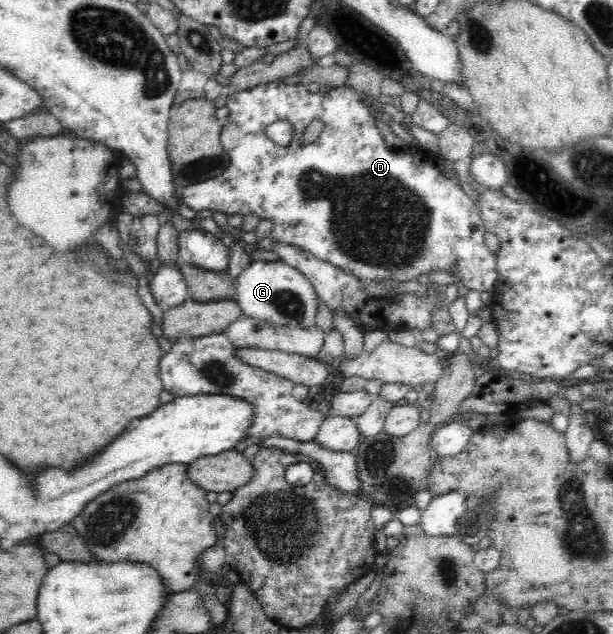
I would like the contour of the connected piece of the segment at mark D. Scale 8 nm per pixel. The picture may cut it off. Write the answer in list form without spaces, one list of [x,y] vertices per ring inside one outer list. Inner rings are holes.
[[[279,80],[259,84],[252,88],[228,95],[226,107],[229,110],[229,115],[227,115],[225,123],[221,127],[220,141],[221,147],[229,156],[229,167],[221,175],[217,175],[217,177],[213,177],[211,180],[180,188],[182,201],[186,205],[187,214],[191,214],[192,212],[199,213],[209,209],[211,212],[219,211],[224,213],[228,218],[234,216],[243,218],[247,217],[247,215],[255,215],[259,219],[271,221],[273,227],[271,234],[273,244],[285,244],[285,246],[299,248],[301,251],[308,252],[322,261],[331,263],[331,265],[357,276],[362,281],[379,281],[379,279],[384,277],[407,281],[415,276],[417,277],[417,275],[425,274],[431,269],[446,269],[451,273],[450,266],[457,263],[456,265],[458,265],[458,271],[462,275],[462,285],[465,290],[477,289],[479,292],[486,291],[491,293],[495,285],[495,279],[497,279],[496,255],[493,255],[487,249],[483,241],[483,234],[486,231],[479,221],[479,212],[475,201],[461,189],[456,181],[447,179],[439,173],[437,167],[434,165],[434,158],[431,154],[424,154],[417,150],[416,147],[404,149],[400,145],[389,144],[383,138],[383,135],[381,135],[377,115],[374,112],[369,112],[363,106],[360,100],[361,96],[362,93],[353,91],[350,87],[346,87],[346,84],[333,88],[331,92],[322,95],[321,92],[309,92],[306,84],[297,82],[287,84],[279,82]],[[317,118],[321,118],[325,124],[323,134],[315,143],[303,145],[303,141],[301,141],[303,132]],[[279,121],[287,121],[291,126],[291,131],[293,131],[291,143],[287,147],[277,145],[277,143],[273,142],[273,139],[269,139],[267,136],[267,127]]]

